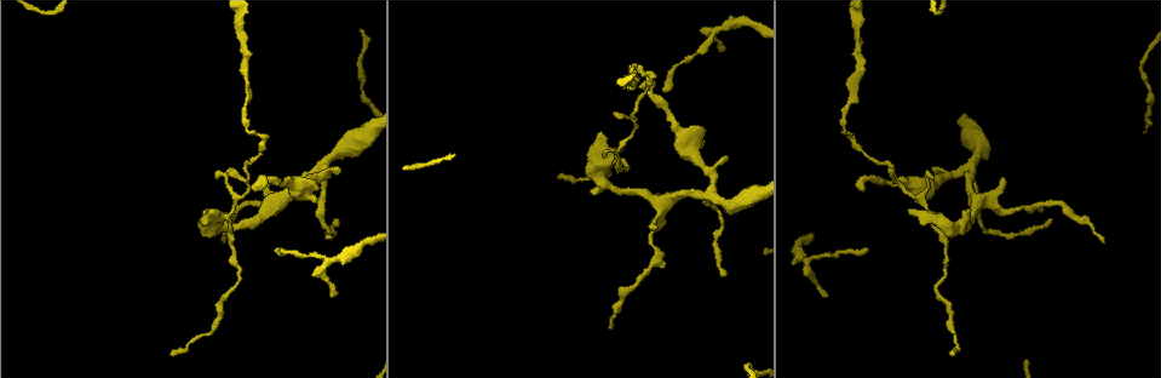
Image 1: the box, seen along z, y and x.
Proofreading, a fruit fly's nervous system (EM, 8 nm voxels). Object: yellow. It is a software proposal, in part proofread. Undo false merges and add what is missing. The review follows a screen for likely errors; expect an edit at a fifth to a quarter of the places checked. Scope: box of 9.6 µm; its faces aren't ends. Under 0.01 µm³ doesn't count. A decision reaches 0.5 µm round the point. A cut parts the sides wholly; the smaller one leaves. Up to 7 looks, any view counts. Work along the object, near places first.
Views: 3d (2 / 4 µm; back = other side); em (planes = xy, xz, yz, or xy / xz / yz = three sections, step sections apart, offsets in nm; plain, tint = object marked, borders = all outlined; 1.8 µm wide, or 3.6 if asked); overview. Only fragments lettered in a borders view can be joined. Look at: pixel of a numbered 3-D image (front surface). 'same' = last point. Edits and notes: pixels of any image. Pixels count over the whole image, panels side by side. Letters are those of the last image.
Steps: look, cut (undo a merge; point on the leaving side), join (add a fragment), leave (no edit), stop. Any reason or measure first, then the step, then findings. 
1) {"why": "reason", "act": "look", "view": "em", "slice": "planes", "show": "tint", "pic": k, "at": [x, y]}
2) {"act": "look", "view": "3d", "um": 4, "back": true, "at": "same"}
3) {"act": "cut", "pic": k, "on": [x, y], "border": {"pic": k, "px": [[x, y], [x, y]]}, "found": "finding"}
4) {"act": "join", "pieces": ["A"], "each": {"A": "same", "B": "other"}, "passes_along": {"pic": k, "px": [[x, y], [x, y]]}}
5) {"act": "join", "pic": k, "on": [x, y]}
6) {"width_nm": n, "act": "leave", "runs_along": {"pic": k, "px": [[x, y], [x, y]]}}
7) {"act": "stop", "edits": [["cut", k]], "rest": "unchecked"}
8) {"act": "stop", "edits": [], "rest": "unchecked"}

{"why": "calibre changes", "act": "look", "view": "3d", "um": 4, "pic": 1, "at": [965, 167]}

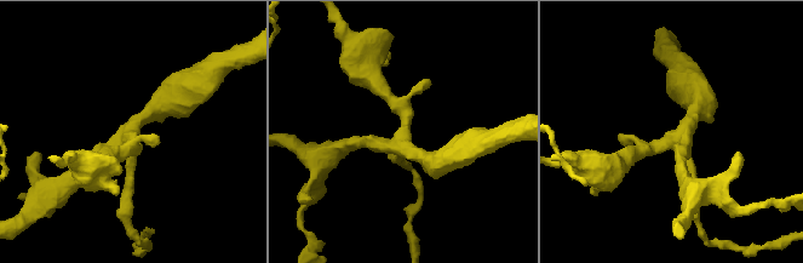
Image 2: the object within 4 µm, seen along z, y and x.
{"why": "need the tissue", "act": "look", "view": "em", "slice": "yz", "step": 16, "show": "tint", "pic": 2, "at": [401, 140]}

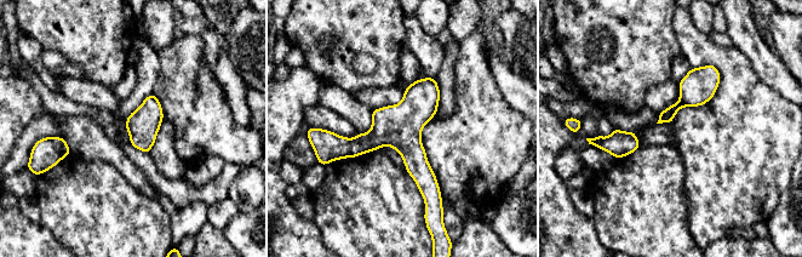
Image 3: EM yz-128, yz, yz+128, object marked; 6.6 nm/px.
{"why": "what lies round it", "act": "look", "view": "em", "slice": "yz", "step": 16, "show": "borders", "at": "same"}

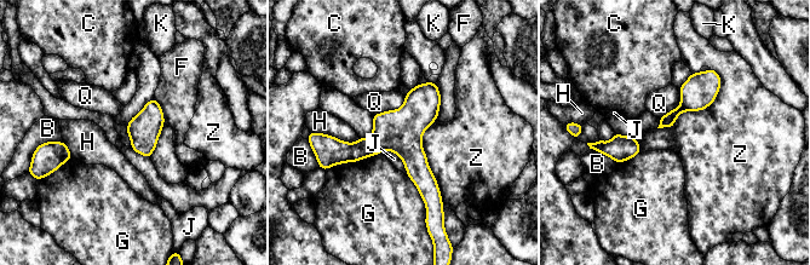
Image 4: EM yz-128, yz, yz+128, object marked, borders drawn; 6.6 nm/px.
{"longest_contact_nm": ["Z", 550], "act": "leave", "each": {"B": "other", "C": "other", "F": "other", "G": "other", "H": "other", "J": "other", "K": "other", "Q": "other", "Z": "other"}, "border": {"pic": 4, "px": [[721, 75], [710, 105], [658, 128]]}, "found": "all the same neuron"}

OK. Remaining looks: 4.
{"why": "abrupt turn", "act": "look", "view": "em", "slice": "planes", "show": "tint", "pic": 1, "at": [631, 65]}

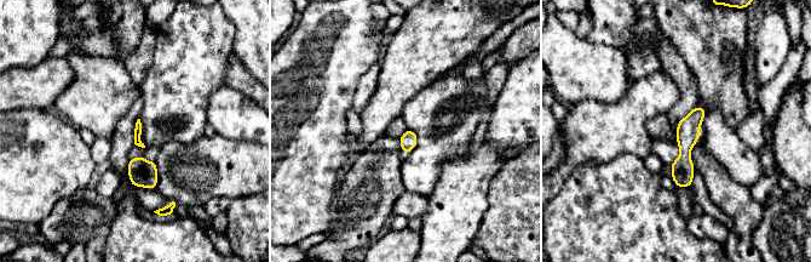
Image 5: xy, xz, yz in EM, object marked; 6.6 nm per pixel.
{"act": "look", "view": "em", "slice": "planes", "show": "borders", "at": "same"}

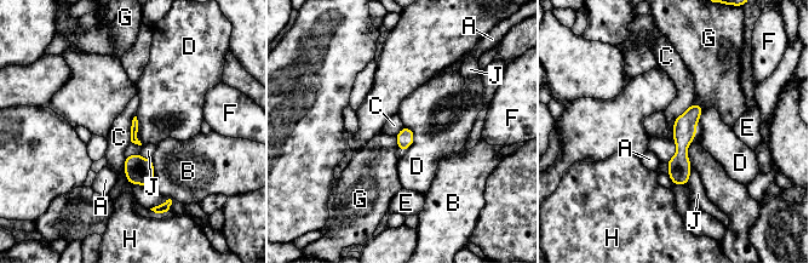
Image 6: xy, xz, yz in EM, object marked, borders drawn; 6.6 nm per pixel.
{"act": "leave", "each": {"A": "other", "B": "other", "C": "other", "D": "other", "E": "other", "F": "other", "G": "other", "H": "other", "J": "other"}, "runs_along": {"pic": 6, "px": [[695, 107], [682, 137], [684, 181]]}, "found": "one neuron here"}

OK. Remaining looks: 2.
{"why": "thick turns thin", "act": "look", "view": "em", "slice": "xz", "step": 4, "show": "borders", "pic": 1, "at": [214, 217]}

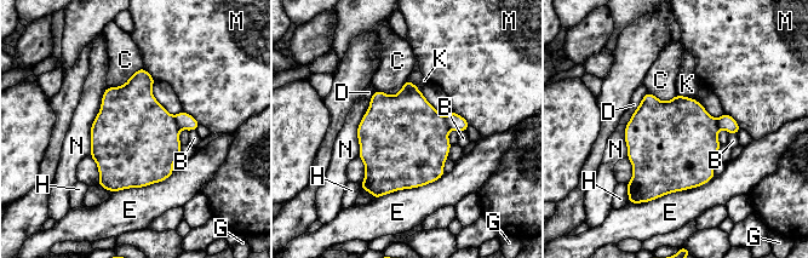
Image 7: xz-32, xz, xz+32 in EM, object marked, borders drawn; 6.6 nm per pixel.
{"act": "cut", "pic": 7, "on": [185, 121], "each": {"B": "other", "C": "other", "D": "other", "E": "other", "G": "other", "H": "other", "K": "other", "M": "other", "N": "other"}, "border": {"pic": 7, "px": [[173, 116], [179, 128]]}, "found": "a second neuron is stuck on"}

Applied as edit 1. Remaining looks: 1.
{"act": "stop", "edits": [["cut", 7]], "rest": "unchecked"}

